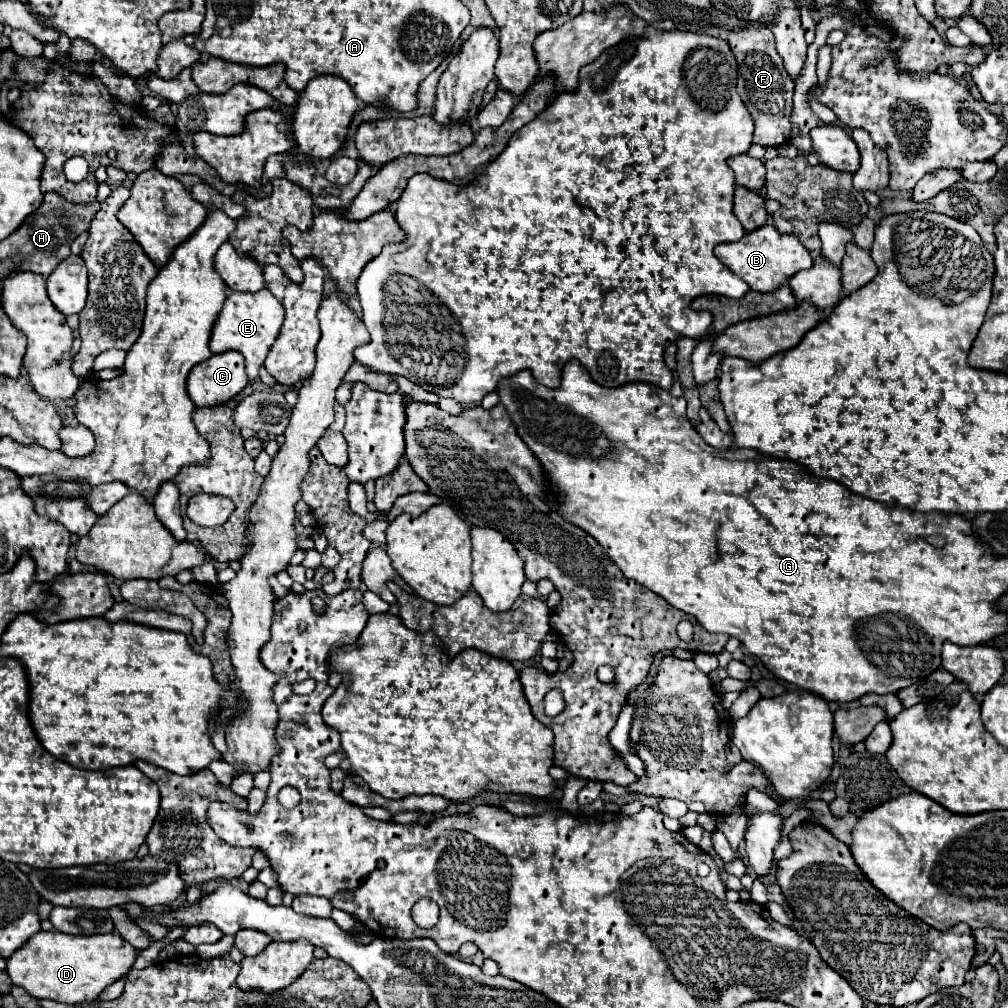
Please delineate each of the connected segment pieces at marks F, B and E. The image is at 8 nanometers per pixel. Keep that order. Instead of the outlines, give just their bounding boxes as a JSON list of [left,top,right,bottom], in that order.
[[728,27,794,147],[714,225,812,293],[210,289,284,379]]

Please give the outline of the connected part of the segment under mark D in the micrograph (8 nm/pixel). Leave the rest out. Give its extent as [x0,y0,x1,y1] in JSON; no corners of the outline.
[6,931,136,1005]

